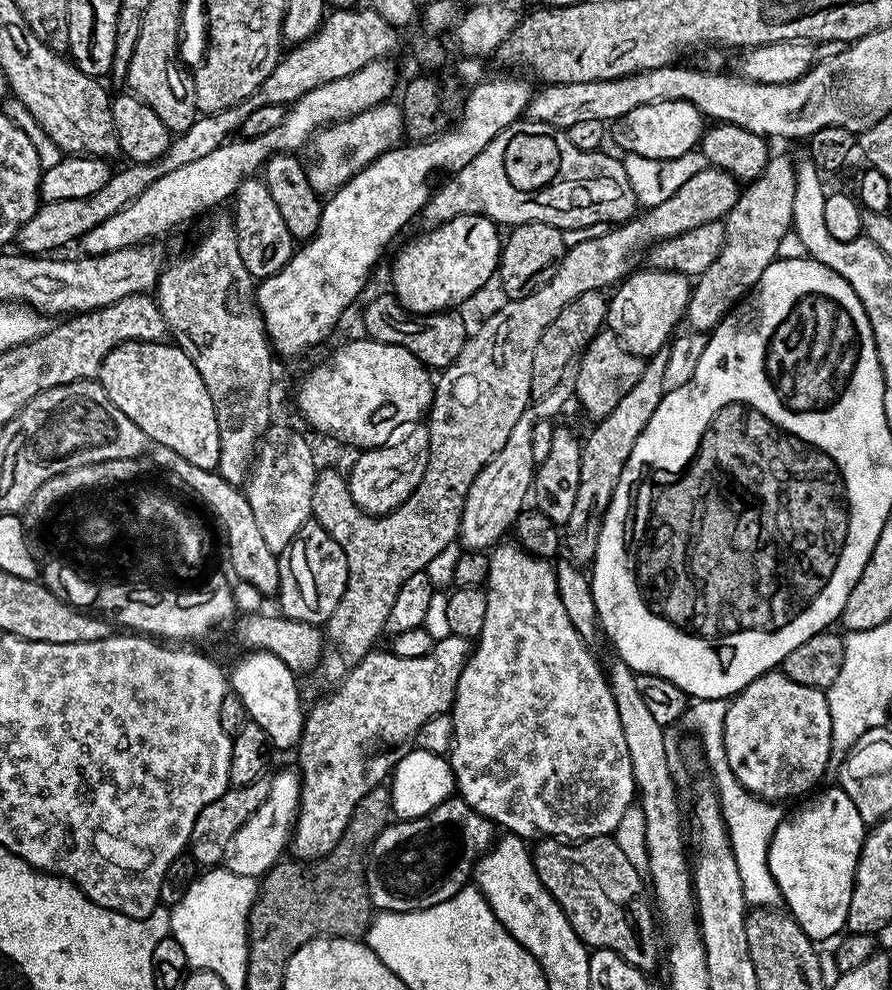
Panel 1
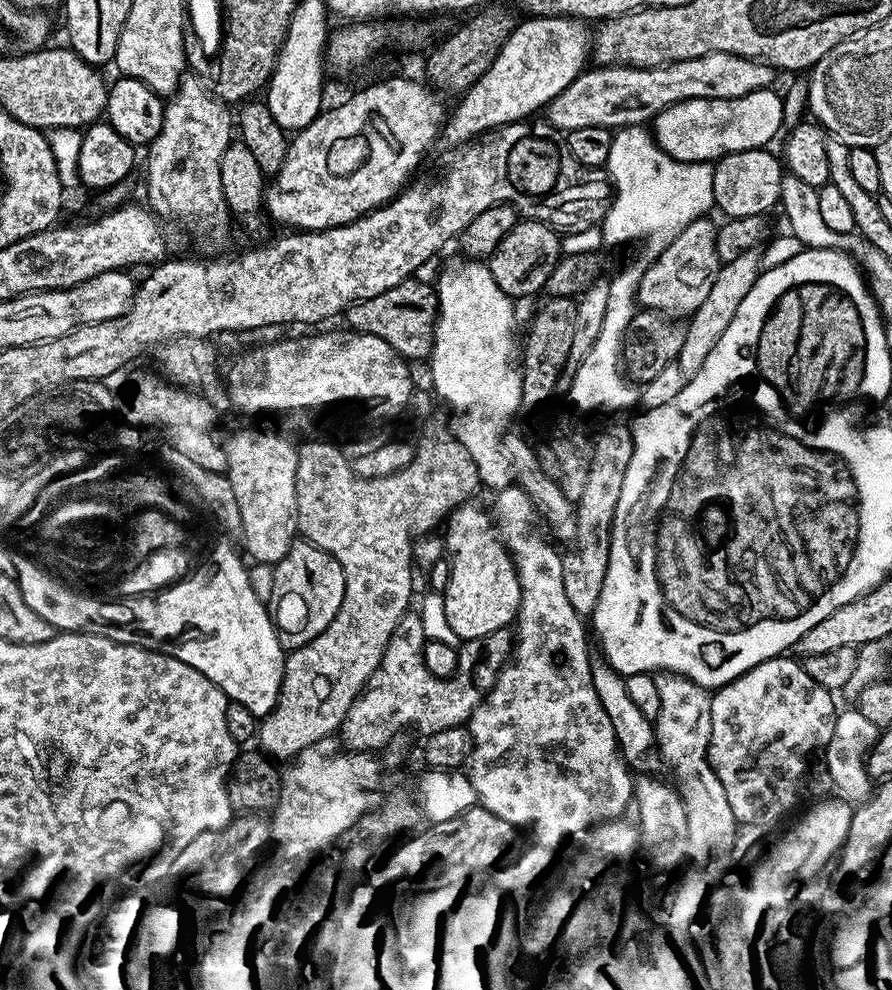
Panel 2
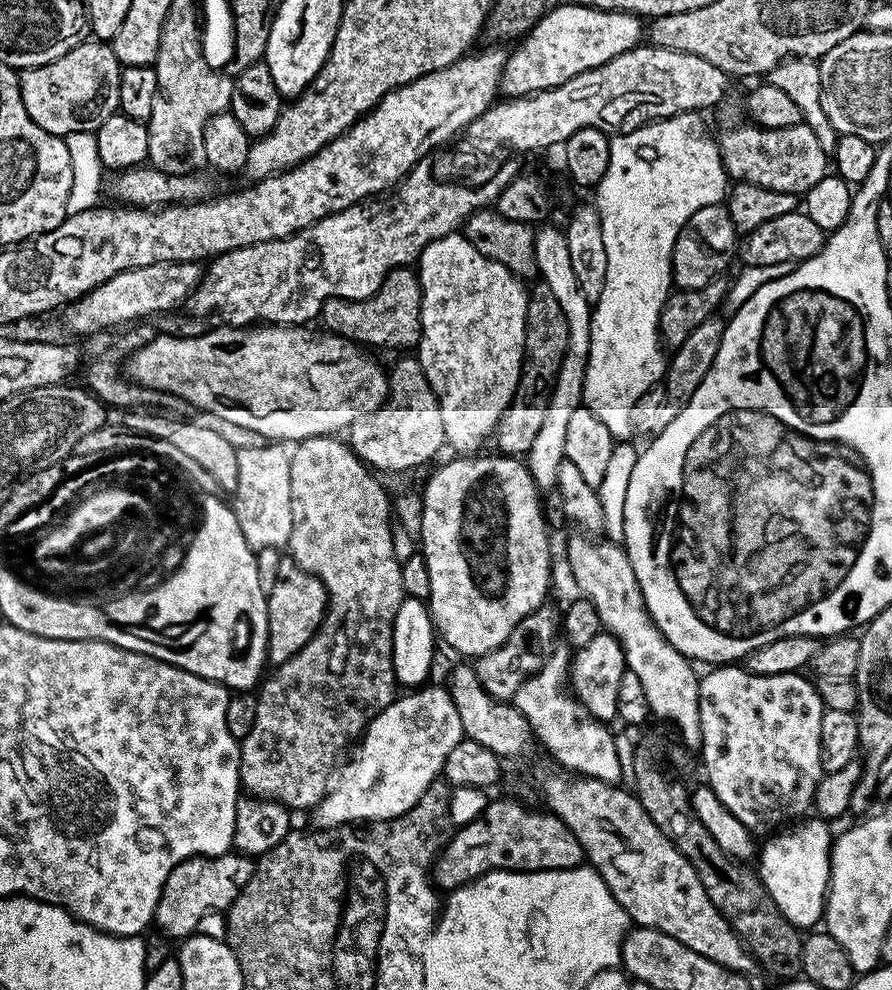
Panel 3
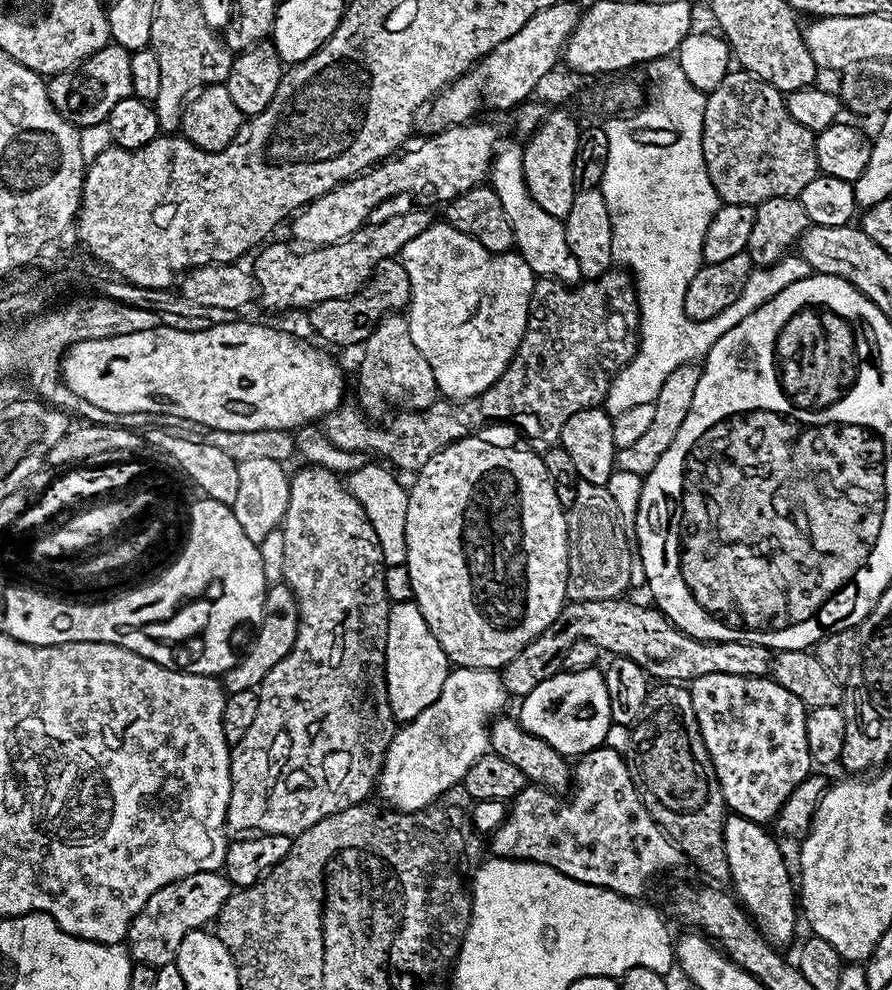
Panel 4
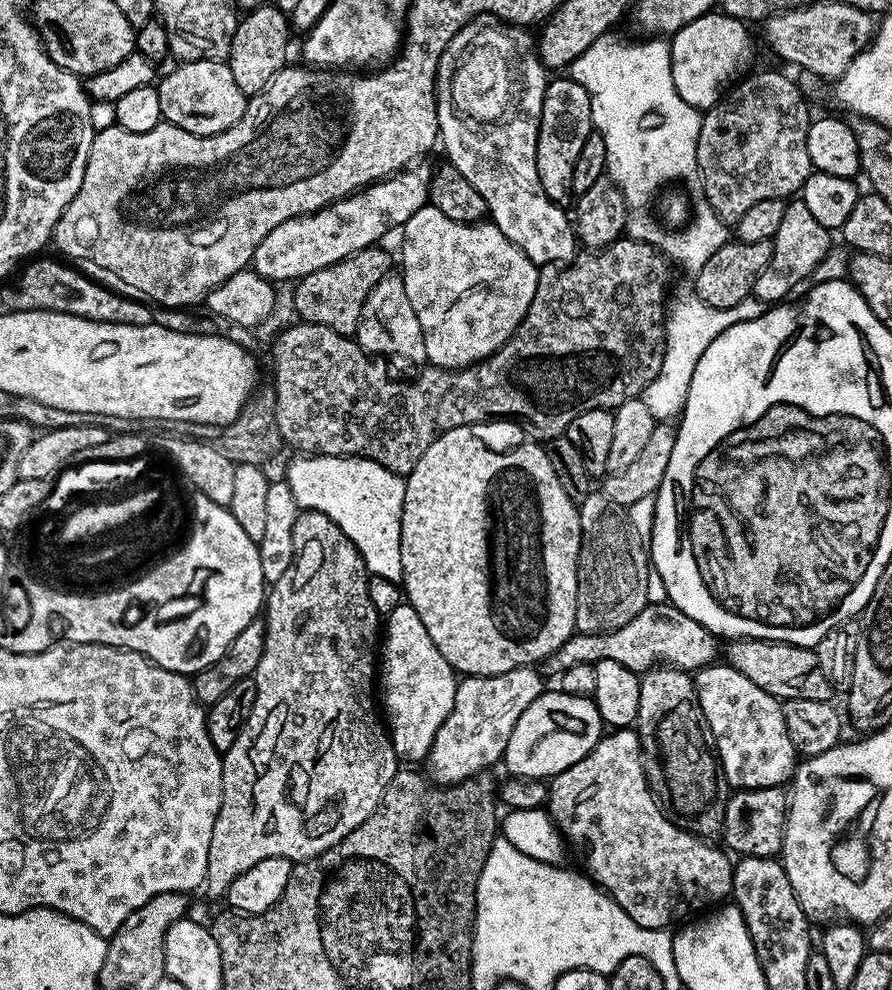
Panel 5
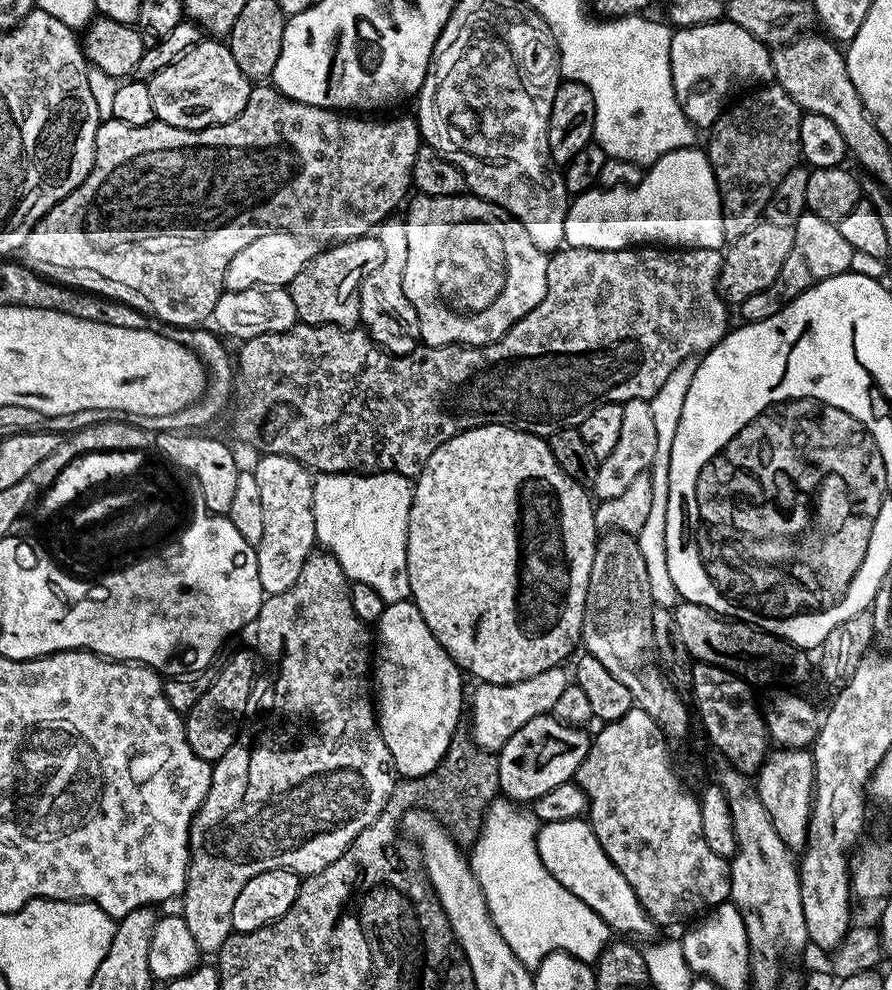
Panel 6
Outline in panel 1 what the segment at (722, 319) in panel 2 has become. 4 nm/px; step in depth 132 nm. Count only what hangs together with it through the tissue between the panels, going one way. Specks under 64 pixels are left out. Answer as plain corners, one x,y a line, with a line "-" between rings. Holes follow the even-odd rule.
773,155
760,177
741,191
738,202
734,202
734,210
730,210
724,220
726,242
722,246
722,254
710,262
710,270
695,281
688,300
686,324
691,331
711,333
755,289
766,266
781,255
780,243
793,231
796,170
797,165
791,164
786,157

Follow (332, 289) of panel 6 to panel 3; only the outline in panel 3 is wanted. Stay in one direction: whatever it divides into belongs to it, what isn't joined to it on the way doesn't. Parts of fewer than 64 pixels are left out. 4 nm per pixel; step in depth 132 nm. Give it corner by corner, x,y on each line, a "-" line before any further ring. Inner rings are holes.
405,266
403,268
395,268
390,274
386,274
386,278
382,282
382,286
380,289
375,292
372,297
368,300
347,300
346,298
338,298
335,296
334,298
330,298
327,302
322,306
322,310
320,311
318,320
327,331
332,332
335,336
341,336
342,338
346,338
347,340
352,341
353,344
359,344
361,346
373,344
376,348
408,348
404,350
412,350
417,347
420,343
420,307
422,306
422,290
420,289
420,278
417,272
417,269
412,266

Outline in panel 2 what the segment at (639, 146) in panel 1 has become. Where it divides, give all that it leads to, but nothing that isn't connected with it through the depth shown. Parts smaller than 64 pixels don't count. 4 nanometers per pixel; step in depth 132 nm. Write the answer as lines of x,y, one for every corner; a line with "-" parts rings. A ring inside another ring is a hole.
772,88
754,90
750,94
742,94
742,98
690,98
678,102
674,106
666,106
651,121
650,131
656,137
656,145
670,158
702,164
721,160
728,152
741,152
755,148
768,148
771,140
784,128
784,98

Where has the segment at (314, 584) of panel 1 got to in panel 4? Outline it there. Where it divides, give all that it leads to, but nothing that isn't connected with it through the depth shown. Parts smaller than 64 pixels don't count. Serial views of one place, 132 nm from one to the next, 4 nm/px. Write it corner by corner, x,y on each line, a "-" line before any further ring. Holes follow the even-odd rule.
286,583
269,584
268,590
264,594
264,616
255,625
256,637
252,640
252,645
248,648
245,656
241,655
235,666
229,672
225,672
222,683
225,693
237,692
238,690
259,689
260,683
290,654
294,646
294,638
298,638
298,622
300,614
296,610
296,600
292,596
290,586

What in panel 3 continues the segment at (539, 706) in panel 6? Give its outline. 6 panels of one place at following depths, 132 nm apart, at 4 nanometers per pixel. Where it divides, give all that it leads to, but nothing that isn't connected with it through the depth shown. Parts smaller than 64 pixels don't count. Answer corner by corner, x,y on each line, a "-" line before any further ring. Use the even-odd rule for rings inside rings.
420,686
409,691
412,692
409,696
401,695
368,723
355,745
352,761
339,769
338,779
314,809
319,827
398,818
443,773
450,750
465,739
465,734
462,718
458,718
458,706
454,706
447,687
428,687

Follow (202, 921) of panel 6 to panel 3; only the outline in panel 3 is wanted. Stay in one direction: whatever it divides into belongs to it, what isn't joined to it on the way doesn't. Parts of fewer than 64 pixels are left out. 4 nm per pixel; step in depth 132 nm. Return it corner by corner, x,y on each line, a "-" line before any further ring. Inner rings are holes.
335,435
306,438
299,441
291,449
292,457
290,458
290,502
292,503
294,522
286,548
287,551
292,551
289,552
290,558
295,564
302,566
302,570
314,574
323,582
324,589
328,592
328,610
324,613
324,621
320,624
320,629
314,634
314,638
310,638
310,642
306,642
306,646
302,646
302,650
298,650
298,654
294,654
294,658
290,658
284,664
275,665
273,672
276,673
272,677
269,675
259,685
256,697
258,714
254,726
250,729
250,734
246,734
246,738
239,741
240,782
243,791
250,796
261,796
263,800
276,800
289,810
297,810
296,808
315,809
330,787
334,769
337,767
336,759
343,754
344,747
348,743
351,745
353,742
359,741
368,723
382,710
386,710
386,706
390,706
398,696
398,685
392,665
392,631
394,630
394,614
398,614
398,606
406,597
402,586
402,570
400,569
402,562
394,554
394,542
392,541
394,531
393,501
390,499
390,492
384,487
381,477
361,461
343,439
341,441
336,439
340,438

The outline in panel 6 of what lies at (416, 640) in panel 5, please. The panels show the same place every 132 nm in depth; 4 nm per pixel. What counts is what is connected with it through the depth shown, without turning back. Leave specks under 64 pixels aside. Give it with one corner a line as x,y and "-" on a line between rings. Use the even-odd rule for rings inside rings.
411,599
399,600
393,604
385,604
384,613
378,622
378,627
375,629
374,636
378,641
374,648
374,704
378,709
378,727
380,733
392,755
392,767
404,778
430,774
430,770
434,770
438,766
438,762
442,762
442,758
448,753
448,747
450,746
452,737
456,735
458,729
461,727
460,707
462,707
463,704
465,707
466,704
466,692
464,696
464,688
460,685
460,675
462,676
461,669
452,661
446,649
440,645
438,638
434,638
430,626
426,626
426,618
422,618
418,606
413,604

